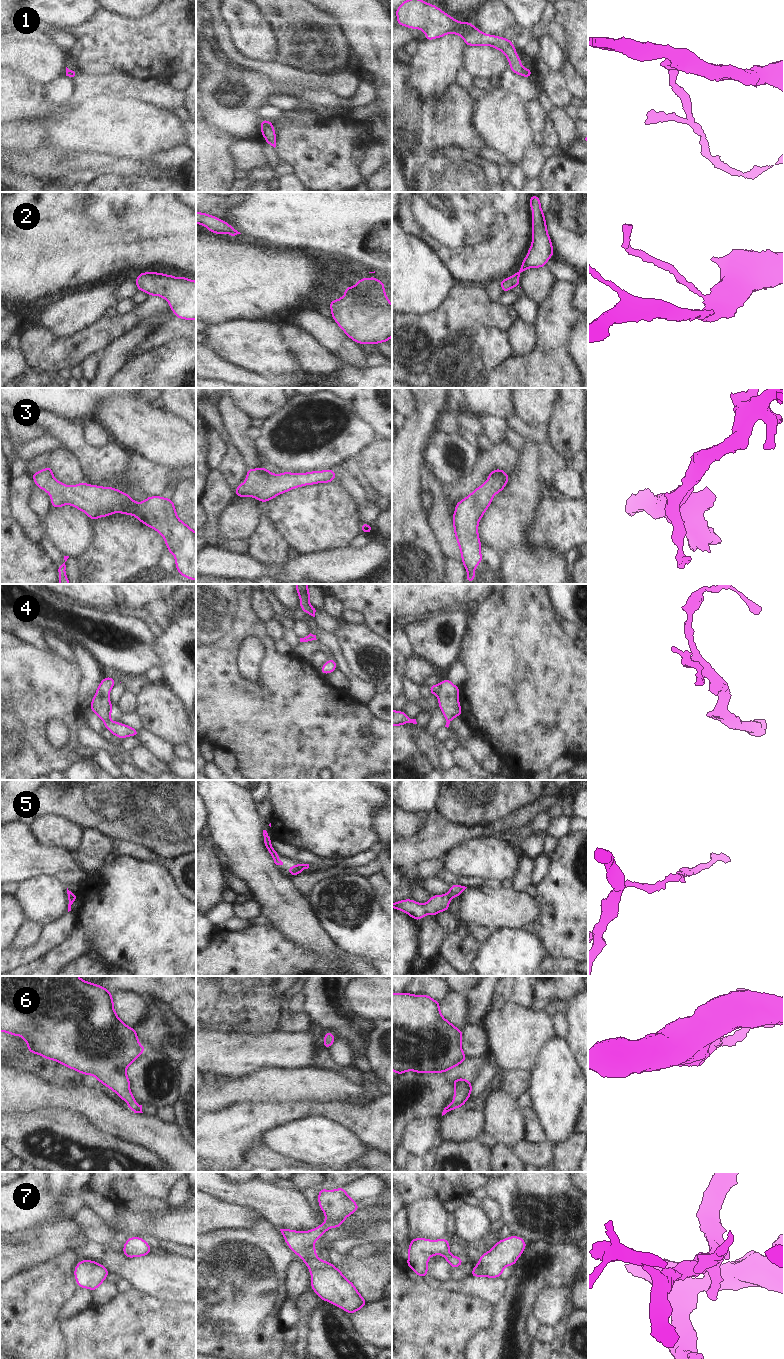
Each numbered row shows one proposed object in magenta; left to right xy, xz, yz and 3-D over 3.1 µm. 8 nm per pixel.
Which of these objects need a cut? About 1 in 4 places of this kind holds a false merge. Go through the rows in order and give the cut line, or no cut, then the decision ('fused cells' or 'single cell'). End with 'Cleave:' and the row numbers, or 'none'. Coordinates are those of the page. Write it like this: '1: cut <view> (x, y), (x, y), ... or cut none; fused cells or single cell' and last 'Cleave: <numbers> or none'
1: cut none; single cell
2: cut none; single cell
3: cut none; single cell
4: cut none; single cell
5: cut none; single cell
6: cut none; single cell
7: cut none; single cell
Cleave: none

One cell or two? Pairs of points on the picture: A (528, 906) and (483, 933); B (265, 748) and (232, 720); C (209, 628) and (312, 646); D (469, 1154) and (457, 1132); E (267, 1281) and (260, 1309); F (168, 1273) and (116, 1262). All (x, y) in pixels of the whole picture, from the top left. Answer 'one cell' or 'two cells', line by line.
A: two cells
B: one cell
C: two cells
D: two cells
E: one cell
F: one cell

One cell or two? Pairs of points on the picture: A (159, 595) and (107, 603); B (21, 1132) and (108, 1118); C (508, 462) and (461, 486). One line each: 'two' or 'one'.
A: one
B: two
C: one

